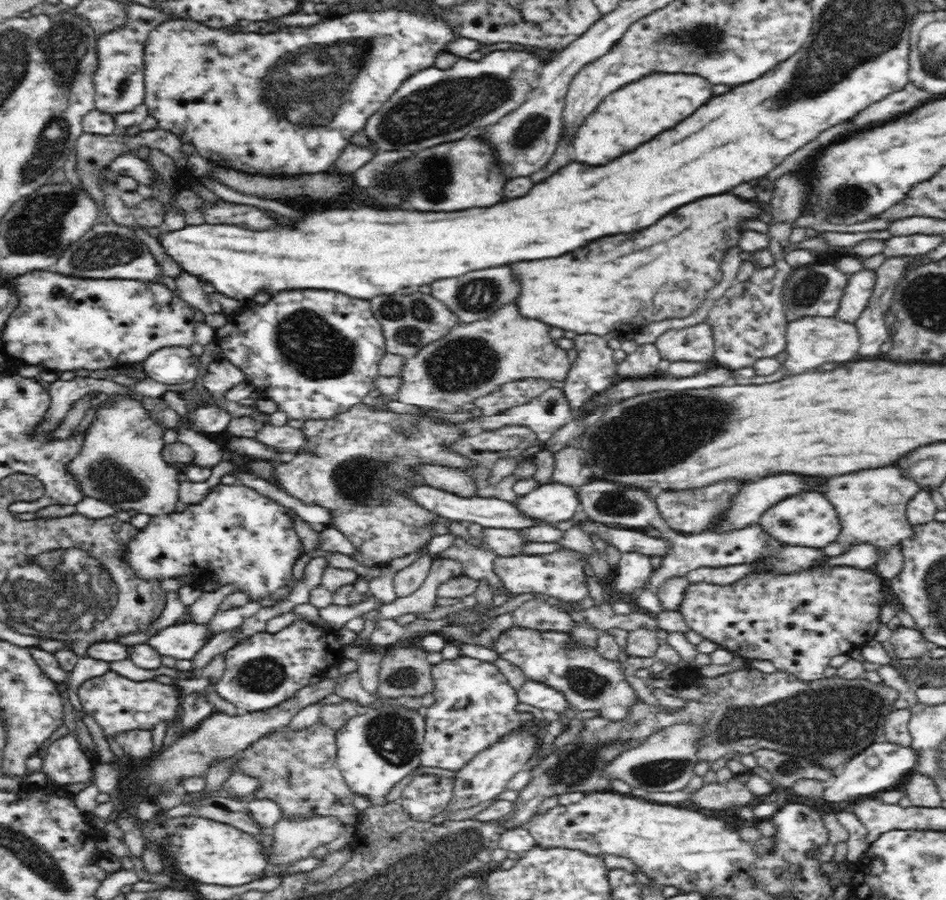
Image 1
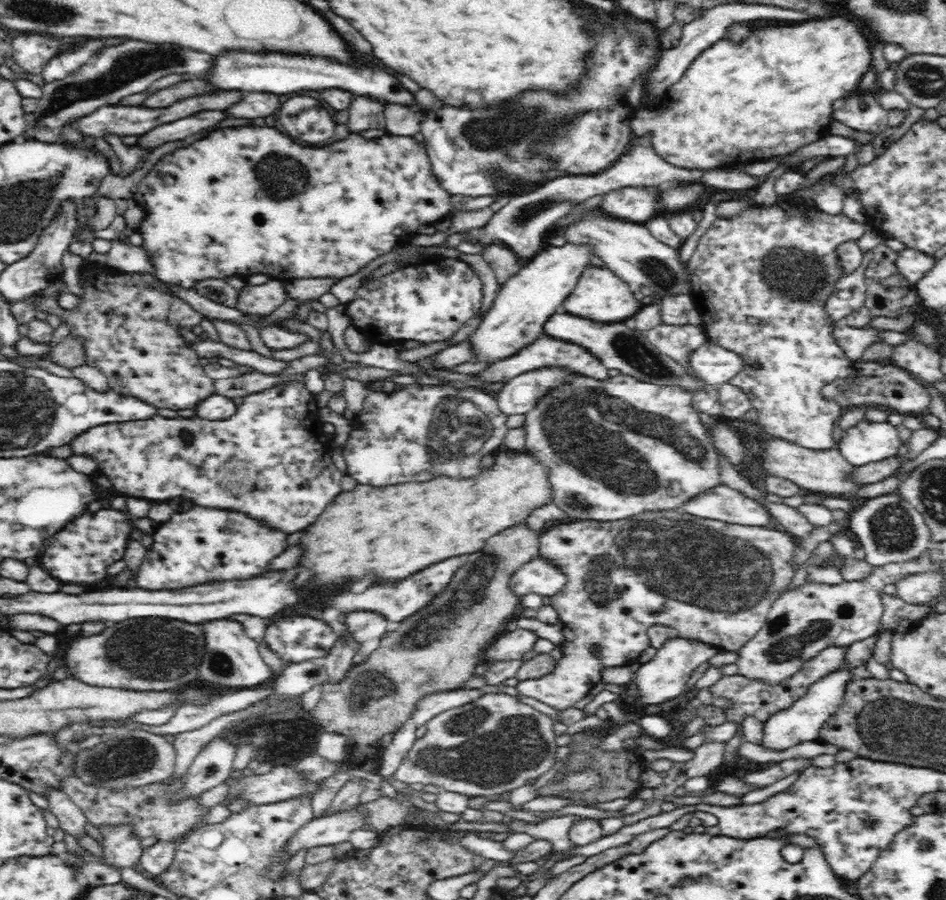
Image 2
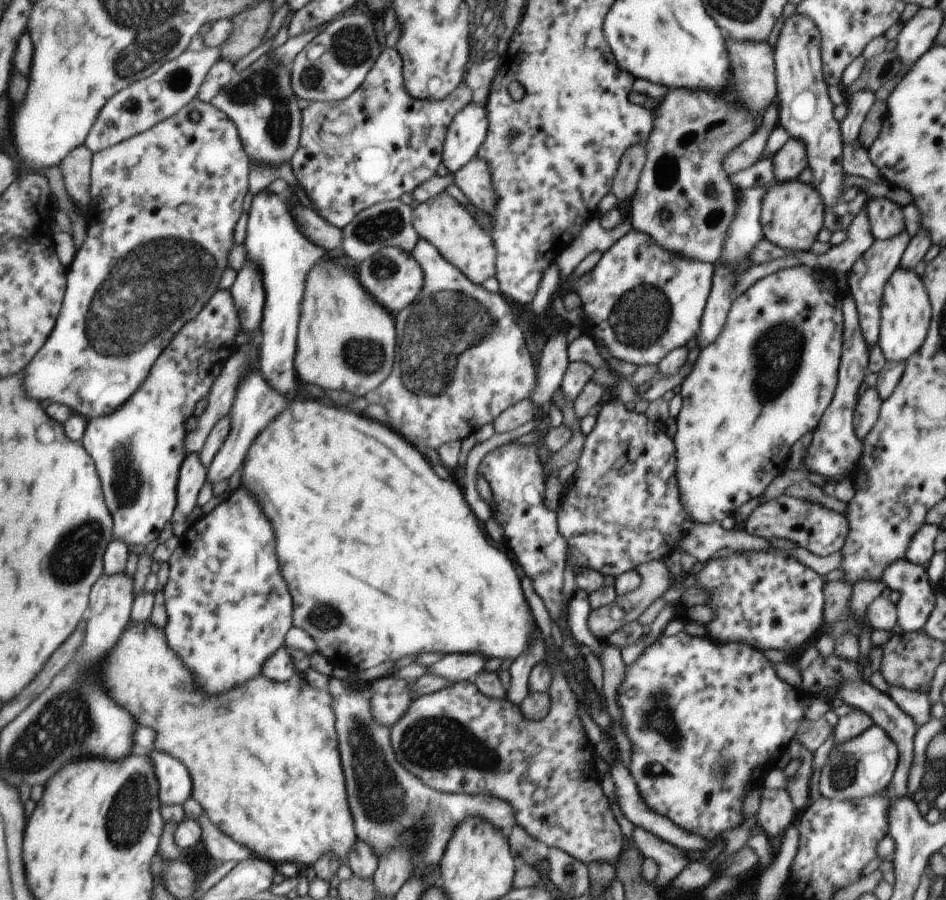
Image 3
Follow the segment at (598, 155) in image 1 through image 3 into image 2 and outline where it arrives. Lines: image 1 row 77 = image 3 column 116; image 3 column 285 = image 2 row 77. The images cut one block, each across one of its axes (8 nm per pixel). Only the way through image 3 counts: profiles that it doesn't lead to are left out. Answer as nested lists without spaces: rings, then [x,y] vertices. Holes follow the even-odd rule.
[[[826,17],[823,19],[814,18],[812,22],[804,22],[798,26],[784,26],[784,28],[762,28],[762,30],[754,30],[752,38],[748,38],[744,44],[732,44],[730,40],[720,40],[716,46],[710,46],[706,52],[702,52],[686,70],[686,74],[680,78],[678,84],[674,84],[666,94],[662,96],[658,102],[658,106],[654,110],[637,108],[633,114],[631,121],[631,129],[634,137],[646,136],[652,142],[651,146],[658,156],[672,162],[678,168],[690,168],[690,170],[708,170],[708,168],[718,168],[724,166],[726,162],[748,162],[748,160],[762,160],[762,158],[784,157],[786,155],[798,152],[803,146],[816,142],[821,138],[830,136],[828,129],[830,123],[834,120],[834,108],[832,105],[839,98],[847,98],[854,91],[857,91],[860,82],[866,72],[872,67],[872,52],[870,44],[866,40],[866,35],[860,32],[856,22],[852,22],[850,17]]]

